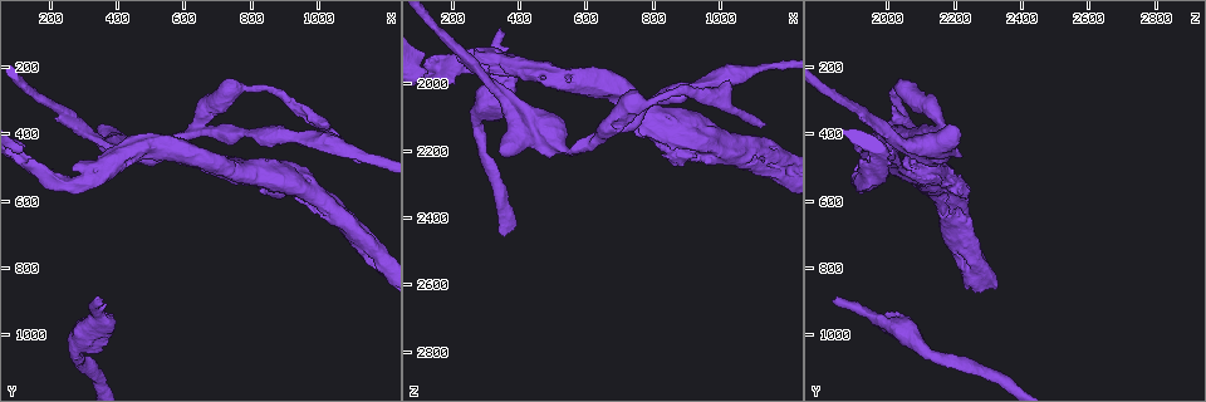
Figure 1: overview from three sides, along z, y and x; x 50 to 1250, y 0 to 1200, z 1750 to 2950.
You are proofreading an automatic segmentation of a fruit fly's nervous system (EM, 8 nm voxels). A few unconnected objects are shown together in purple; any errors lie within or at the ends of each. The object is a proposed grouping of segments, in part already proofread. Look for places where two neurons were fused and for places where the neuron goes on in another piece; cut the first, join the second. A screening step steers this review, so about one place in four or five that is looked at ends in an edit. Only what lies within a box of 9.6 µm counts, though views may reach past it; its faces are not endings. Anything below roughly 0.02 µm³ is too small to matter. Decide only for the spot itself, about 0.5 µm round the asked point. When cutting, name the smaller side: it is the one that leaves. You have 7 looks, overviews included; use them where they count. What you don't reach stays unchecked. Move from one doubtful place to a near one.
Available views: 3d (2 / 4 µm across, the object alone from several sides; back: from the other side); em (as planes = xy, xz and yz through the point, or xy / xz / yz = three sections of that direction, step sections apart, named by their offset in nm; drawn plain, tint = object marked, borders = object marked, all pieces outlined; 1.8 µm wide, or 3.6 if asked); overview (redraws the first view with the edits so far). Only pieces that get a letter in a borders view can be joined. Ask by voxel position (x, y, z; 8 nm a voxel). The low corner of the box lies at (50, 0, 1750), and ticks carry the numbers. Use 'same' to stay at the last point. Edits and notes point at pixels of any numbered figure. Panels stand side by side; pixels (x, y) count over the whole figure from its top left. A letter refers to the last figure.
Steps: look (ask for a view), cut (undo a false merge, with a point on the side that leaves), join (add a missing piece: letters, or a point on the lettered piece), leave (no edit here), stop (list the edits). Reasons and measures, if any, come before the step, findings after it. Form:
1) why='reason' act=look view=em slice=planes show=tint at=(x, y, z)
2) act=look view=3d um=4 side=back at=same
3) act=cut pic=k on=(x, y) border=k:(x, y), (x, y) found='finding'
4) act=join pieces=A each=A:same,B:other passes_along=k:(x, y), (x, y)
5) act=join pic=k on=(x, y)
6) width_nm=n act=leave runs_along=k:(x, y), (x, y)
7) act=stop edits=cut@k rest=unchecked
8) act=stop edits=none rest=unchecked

why='an open end' act=look view=em slice=planes show=plain at=(1130, 480, 2120)

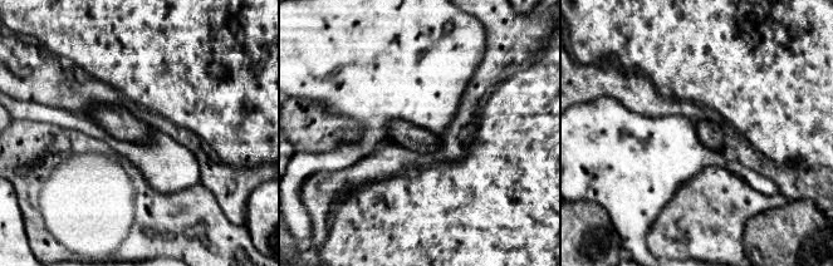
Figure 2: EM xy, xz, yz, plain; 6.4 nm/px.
act=look view=em slice=planes show=borders at=same

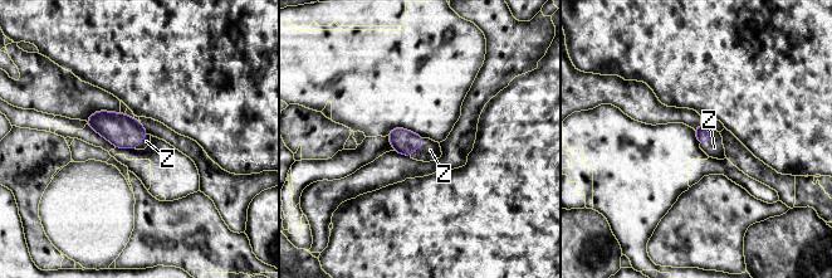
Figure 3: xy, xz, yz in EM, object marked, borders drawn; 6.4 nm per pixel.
act=join pieces=Z each=Z:same passes_along=3:(405, 142), (416, 149), (430, 150) found='it goes on there'

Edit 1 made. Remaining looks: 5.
why='see it whole again' act=look view=overview

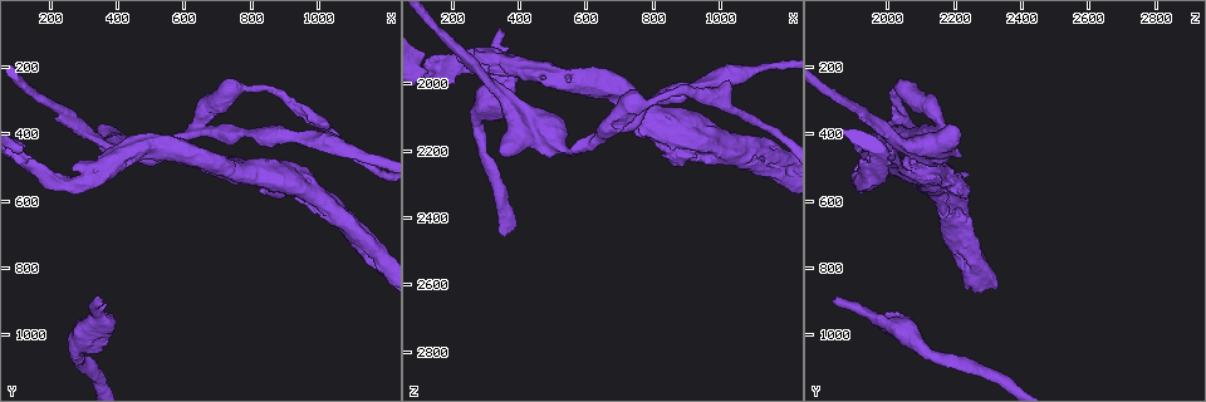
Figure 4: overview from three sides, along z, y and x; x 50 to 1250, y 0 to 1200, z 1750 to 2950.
why='three arms meet' act=look view=3d um=2 at=(1110, 710, 2220)

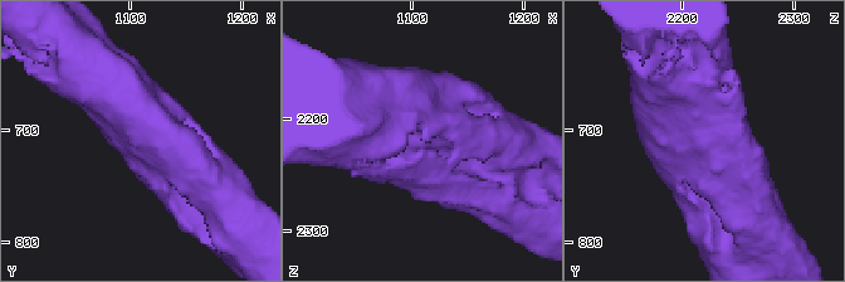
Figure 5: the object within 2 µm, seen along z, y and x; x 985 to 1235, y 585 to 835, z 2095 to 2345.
act=look view=em slice=planes show=borders at=(1122, 712, 2226)

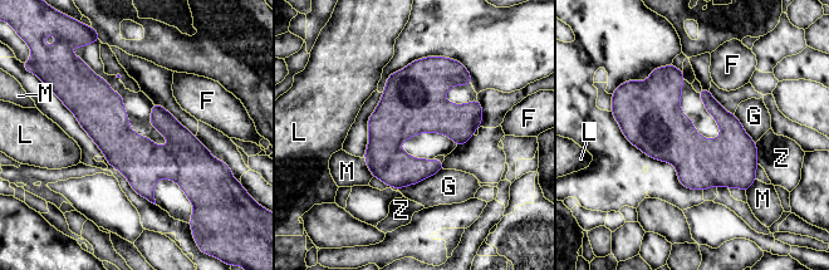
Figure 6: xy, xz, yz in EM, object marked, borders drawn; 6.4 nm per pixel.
act=leave each=F:other,G:other,L:other,M:other,Z:other found='continuous, no second neuron'

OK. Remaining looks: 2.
why='an open end' act=look view=em slice=planes show=borders at=(350, 900, 1840)

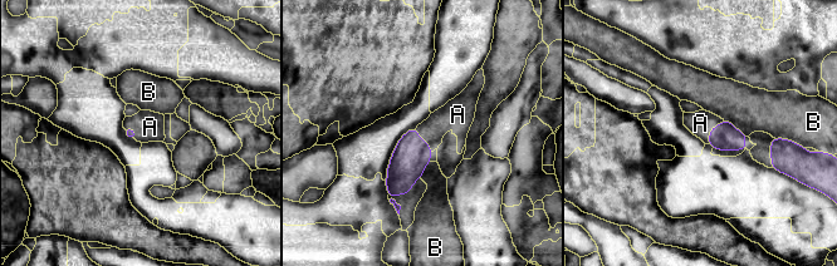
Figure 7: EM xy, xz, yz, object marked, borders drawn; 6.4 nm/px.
act=join pieces=A each=A:same,B:other passes_along=7:(725, 137), (710, 131), (700, 123) found='it goes on there'

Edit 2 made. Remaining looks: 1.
act=stop edits=join@3,join@7 rest=unchecked

